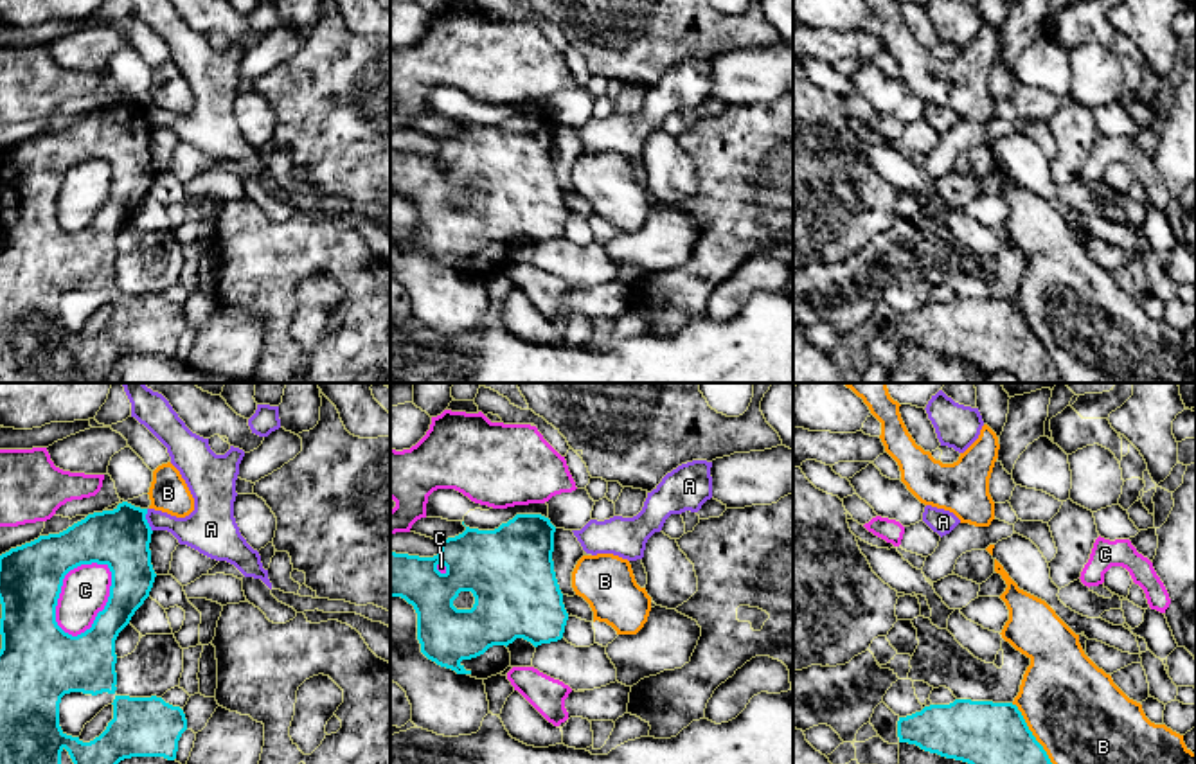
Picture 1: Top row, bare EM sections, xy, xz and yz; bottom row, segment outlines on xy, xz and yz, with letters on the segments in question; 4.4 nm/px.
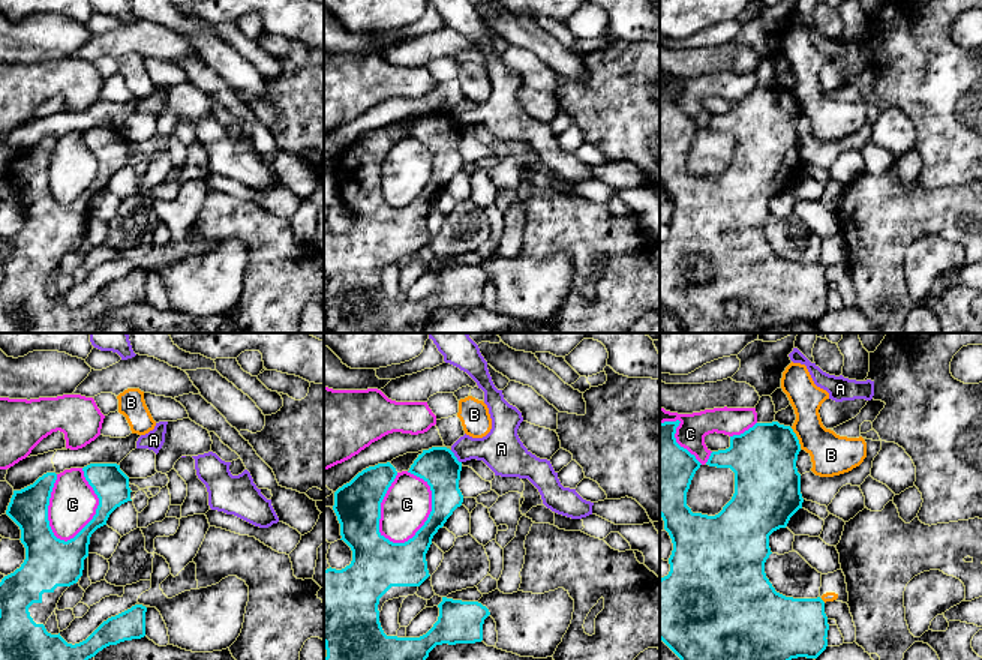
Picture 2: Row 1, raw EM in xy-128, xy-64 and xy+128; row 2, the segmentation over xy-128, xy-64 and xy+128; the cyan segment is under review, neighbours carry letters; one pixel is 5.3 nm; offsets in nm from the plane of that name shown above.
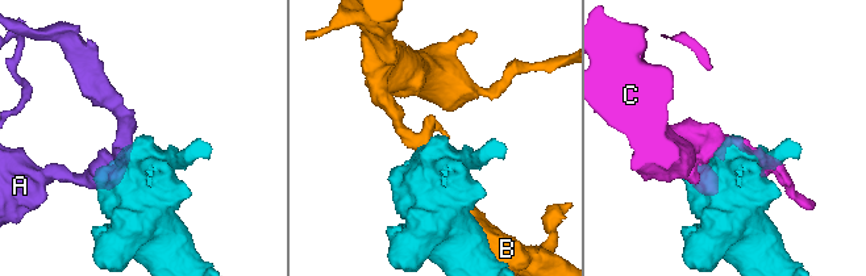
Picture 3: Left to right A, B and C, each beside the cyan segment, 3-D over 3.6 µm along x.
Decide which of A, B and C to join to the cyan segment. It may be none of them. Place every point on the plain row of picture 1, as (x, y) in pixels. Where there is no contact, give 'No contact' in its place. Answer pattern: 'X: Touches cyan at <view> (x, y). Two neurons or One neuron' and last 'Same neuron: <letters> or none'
A: Touches cyan at xy (146, 117). Two neurons
B: Touches cyan at yz (1038, 340). Two neurons
C: Touches cyan at xy (107, 202). Two neurons
Same neuron: none

